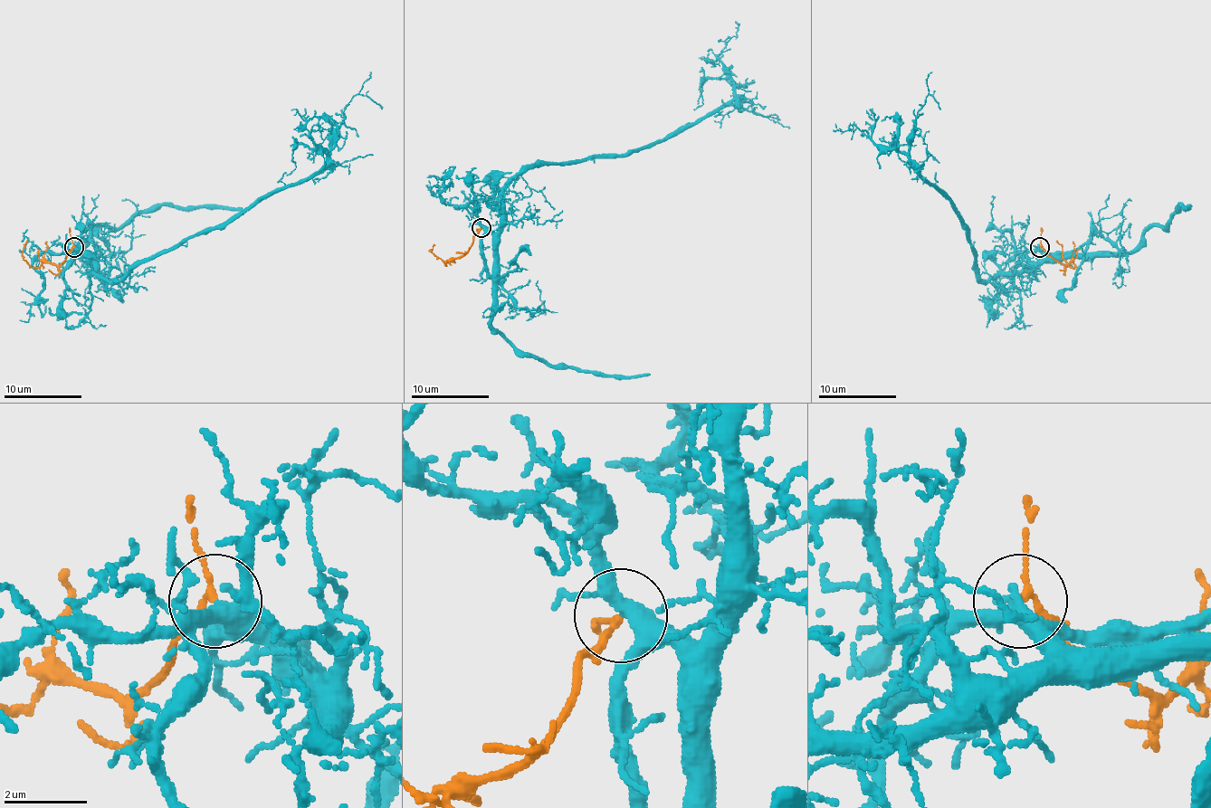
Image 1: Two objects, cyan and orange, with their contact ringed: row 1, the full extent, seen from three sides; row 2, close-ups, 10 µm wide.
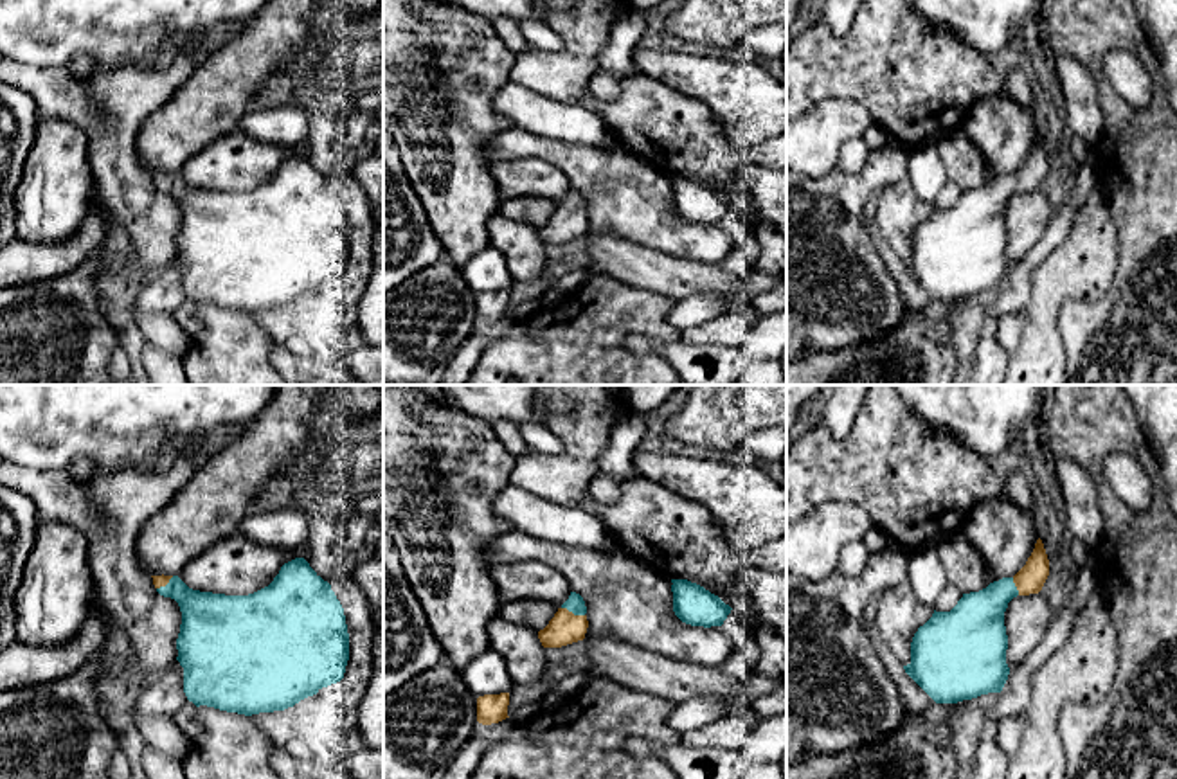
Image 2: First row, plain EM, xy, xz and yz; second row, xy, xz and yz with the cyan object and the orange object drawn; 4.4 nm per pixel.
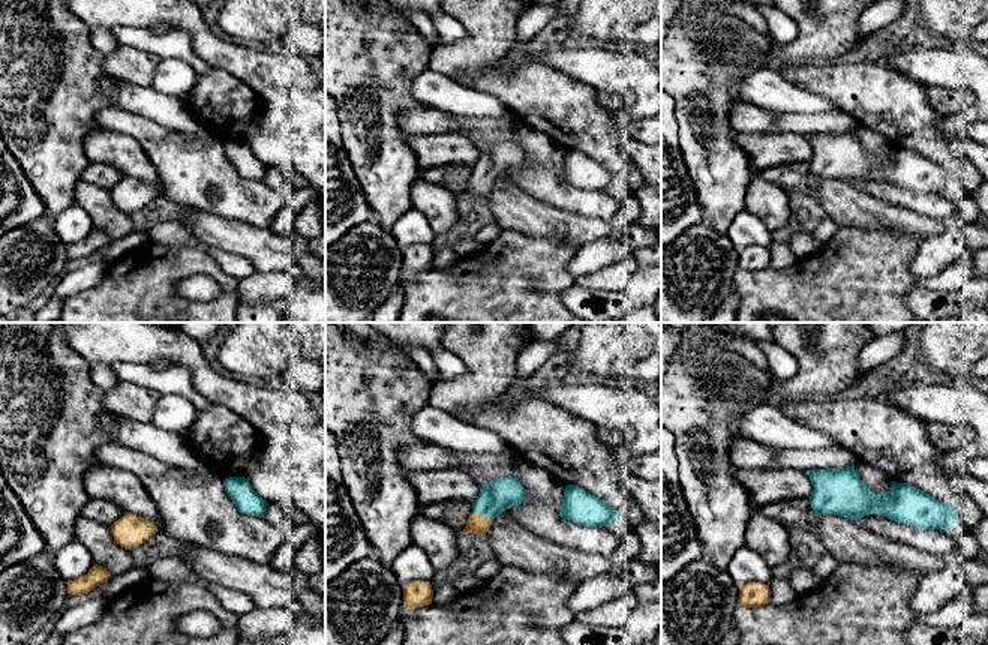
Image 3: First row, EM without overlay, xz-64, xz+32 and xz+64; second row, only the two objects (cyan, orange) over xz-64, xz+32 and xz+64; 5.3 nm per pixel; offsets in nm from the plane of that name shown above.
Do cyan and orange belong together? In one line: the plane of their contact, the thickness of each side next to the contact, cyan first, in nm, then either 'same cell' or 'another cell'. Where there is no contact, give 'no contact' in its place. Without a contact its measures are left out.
xz | 80/150 nm | same cell

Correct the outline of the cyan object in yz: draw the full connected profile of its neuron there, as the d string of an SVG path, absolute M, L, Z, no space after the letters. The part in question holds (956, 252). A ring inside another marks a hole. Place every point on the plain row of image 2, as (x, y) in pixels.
M1038 135L1026 162L1013 173L963 191L950 209L936 209L911 239L905 270L936 299L957 300L1001 290L1010 264L1004 209L1017 193L1038 191L1049 157Z

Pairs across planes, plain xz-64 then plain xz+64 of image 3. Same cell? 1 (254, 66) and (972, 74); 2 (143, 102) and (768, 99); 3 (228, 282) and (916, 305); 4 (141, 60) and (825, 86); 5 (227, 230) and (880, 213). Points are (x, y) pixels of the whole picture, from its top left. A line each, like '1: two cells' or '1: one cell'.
1: one cell
2: one cell
3: two cells
4: two cells
5: one cell

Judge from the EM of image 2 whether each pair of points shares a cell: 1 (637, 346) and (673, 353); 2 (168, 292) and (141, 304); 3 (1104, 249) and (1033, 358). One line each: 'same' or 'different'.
1: same
2: same
3: same

